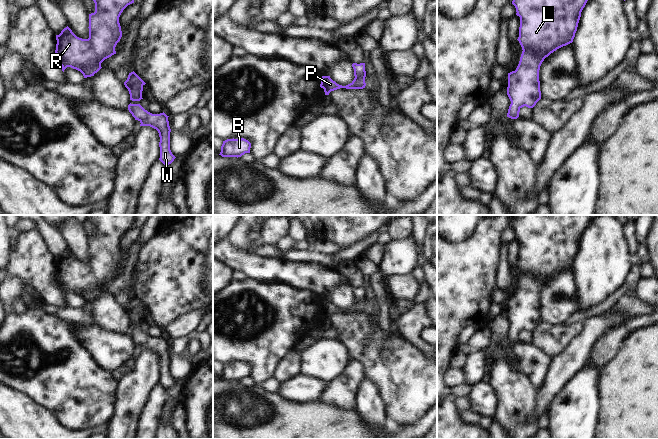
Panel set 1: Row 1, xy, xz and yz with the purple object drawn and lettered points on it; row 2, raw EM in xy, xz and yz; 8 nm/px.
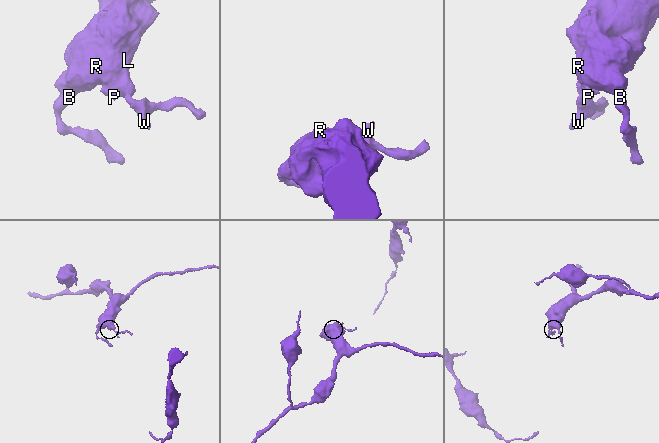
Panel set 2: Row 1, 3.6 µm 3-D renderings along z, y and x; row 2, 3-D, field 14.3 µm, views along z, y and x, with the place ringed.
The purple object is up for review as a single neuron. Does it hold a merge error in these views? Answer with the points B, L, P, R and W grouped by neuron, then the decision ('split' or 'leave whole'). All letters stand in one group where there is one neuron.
B L P R W | leave whole

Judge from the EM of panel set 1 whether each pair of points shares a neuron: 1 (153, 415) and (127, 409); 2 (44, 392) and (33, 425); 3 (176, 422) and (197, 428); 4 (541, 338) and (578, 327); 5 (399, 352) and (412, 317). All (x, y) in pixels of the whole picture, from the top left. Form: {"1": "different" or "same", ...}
{"1": "different", "2": "different", "3": "different", "4": "same", "5": "different"}

